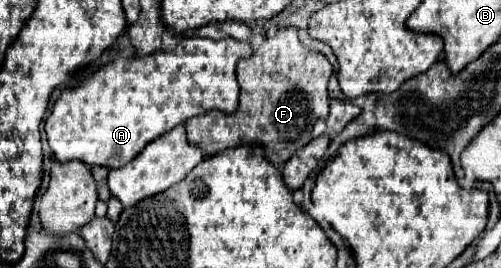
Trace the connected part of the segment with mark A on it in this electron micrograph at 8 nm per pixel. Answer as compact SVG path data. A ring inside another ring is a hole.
M185 36L179 40L175 50L159 50L157 54L147 54L141 58L117 58L97 68L81 84L65 88L61 92L51 116L45 122L47 140L55 158L59 162L81 160L85 164L99 164L107 168L125 166L145 148L147 142L159 138L187 118L193 118L213 108L233 112L239 104L239 82L235 66L239 58L249 56L251 52L251 44L235 38L209 40L199 36Z

